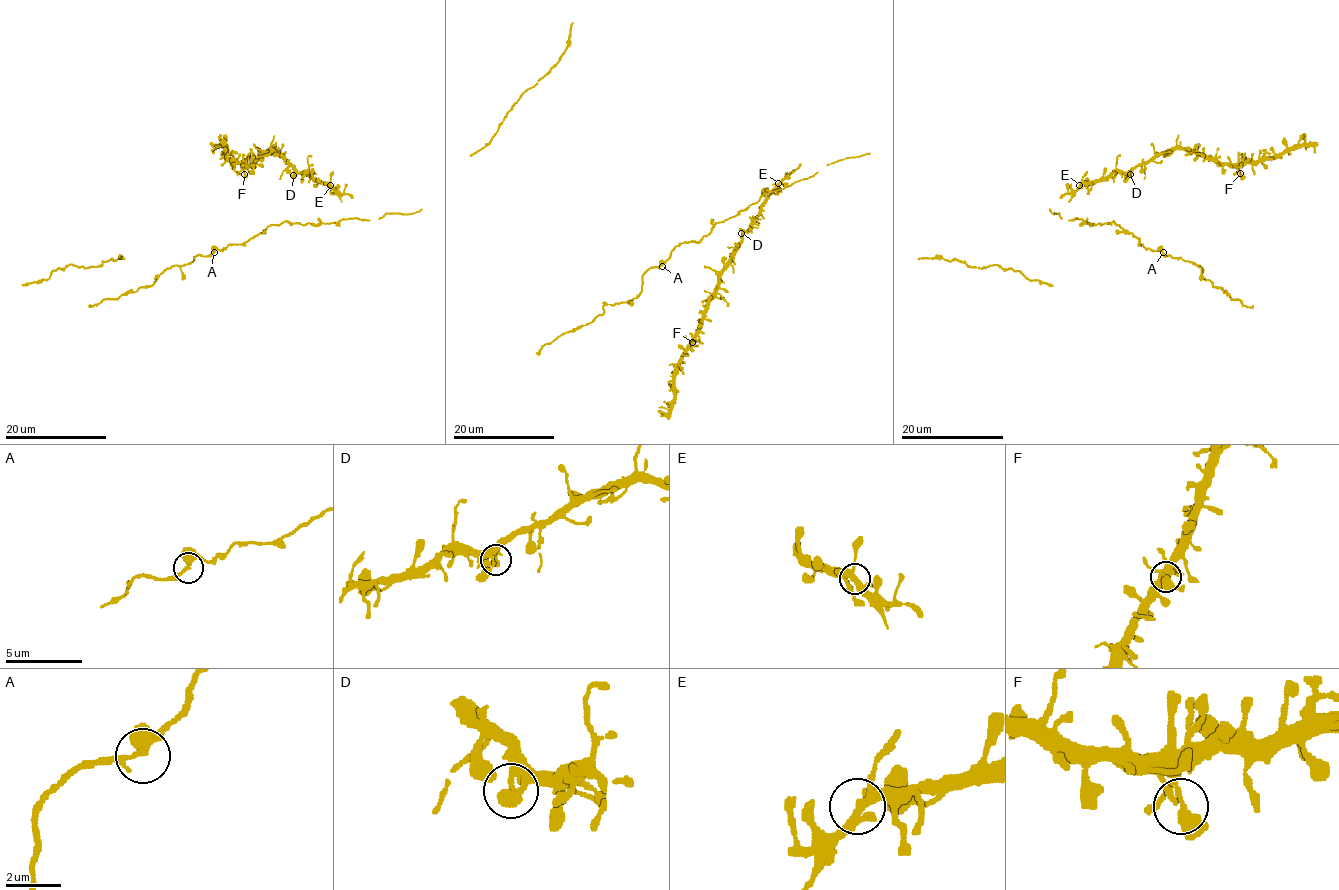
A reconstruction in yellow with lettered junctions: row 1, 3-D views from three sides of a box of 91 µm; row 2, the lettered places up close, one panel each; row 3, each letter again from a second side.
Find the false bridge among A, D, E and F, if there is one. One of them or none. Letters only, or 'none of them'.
none of them

